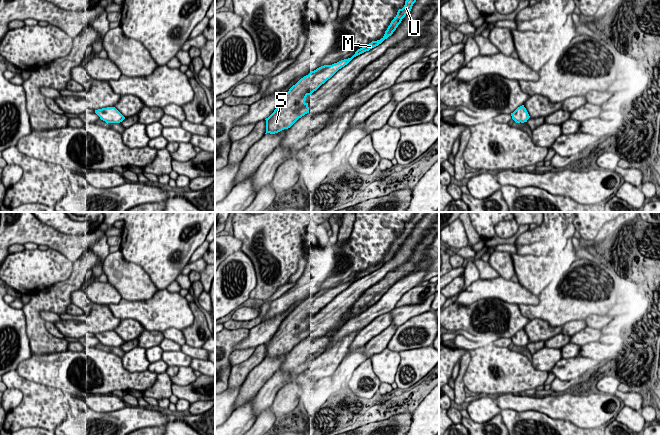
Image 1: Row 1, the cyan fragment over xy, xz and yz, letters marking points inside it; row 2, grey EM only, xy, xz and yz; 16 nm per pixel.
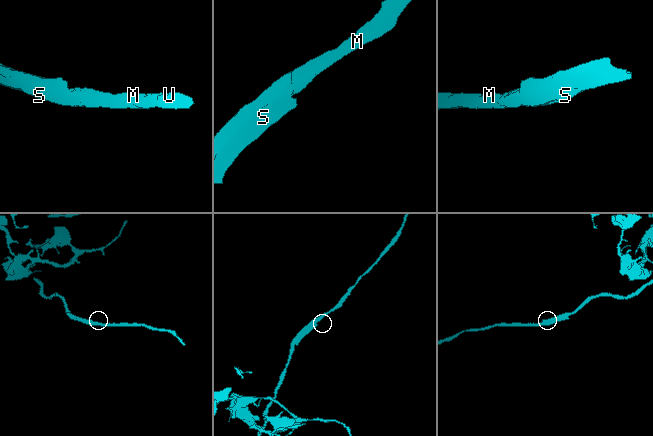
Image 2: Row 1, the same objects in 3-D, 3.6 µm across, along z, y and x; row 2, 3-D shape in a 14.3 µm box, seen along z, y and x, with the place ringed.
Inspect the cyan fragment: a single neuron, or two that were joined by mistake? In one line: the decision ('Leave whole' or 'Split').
Split

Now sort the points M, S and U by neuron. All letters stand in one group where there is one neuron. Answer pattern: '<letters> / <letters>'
M U / S

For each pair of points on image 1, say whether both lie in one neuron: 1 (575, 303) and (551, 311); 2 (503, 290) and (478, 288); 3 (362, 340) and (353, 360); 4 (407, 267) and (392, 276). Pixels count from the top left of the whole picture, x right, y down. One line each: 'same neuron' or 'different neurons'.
1: same neuron
2: same neuron
3: different neurons
4: same neuron

